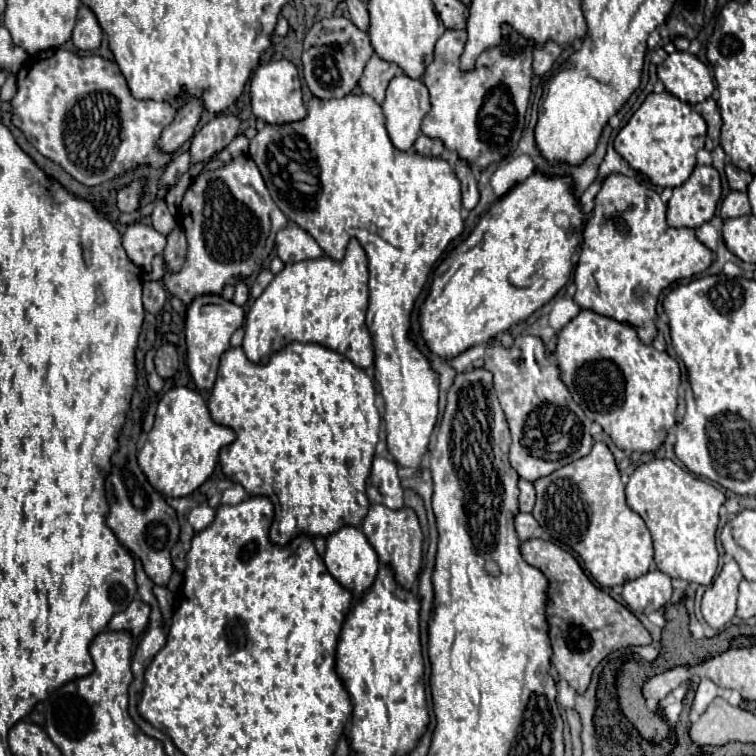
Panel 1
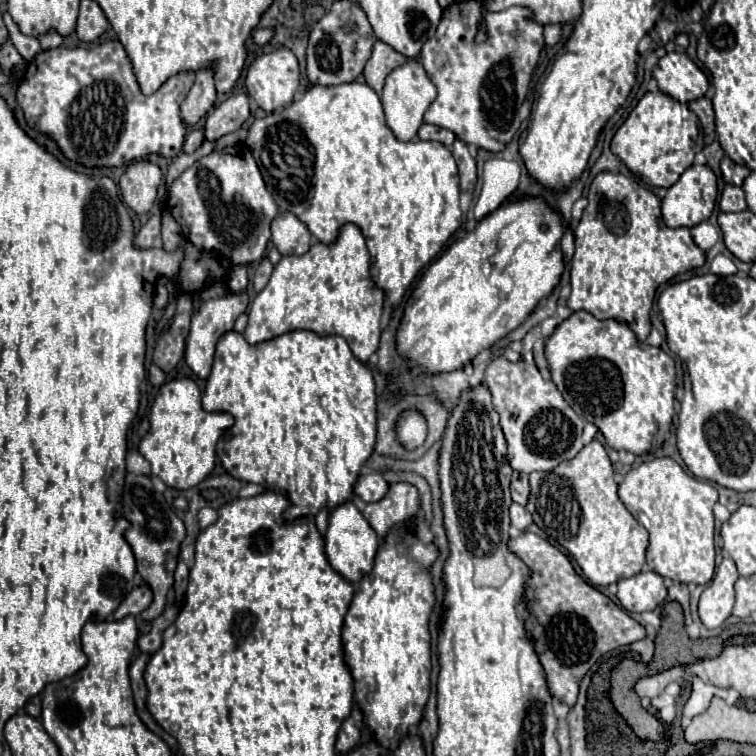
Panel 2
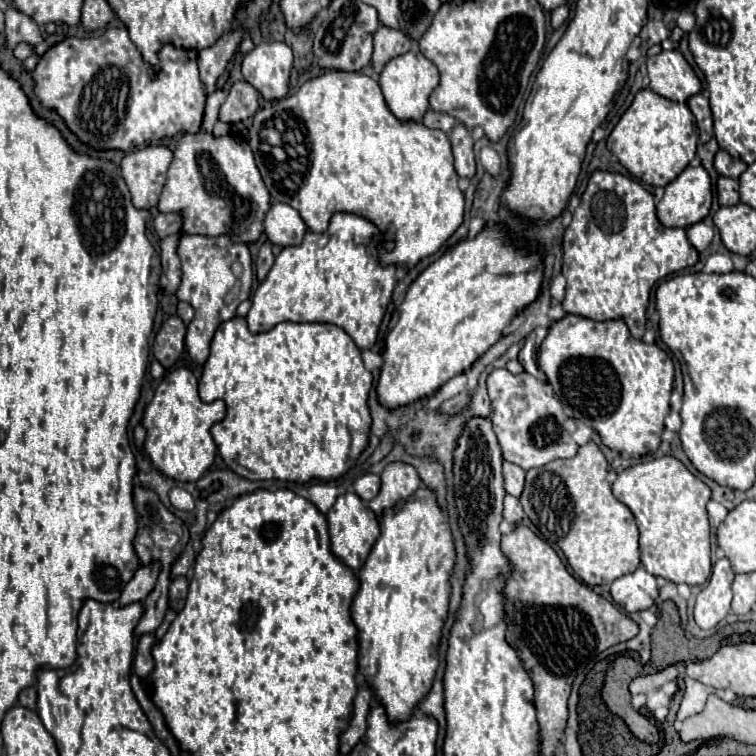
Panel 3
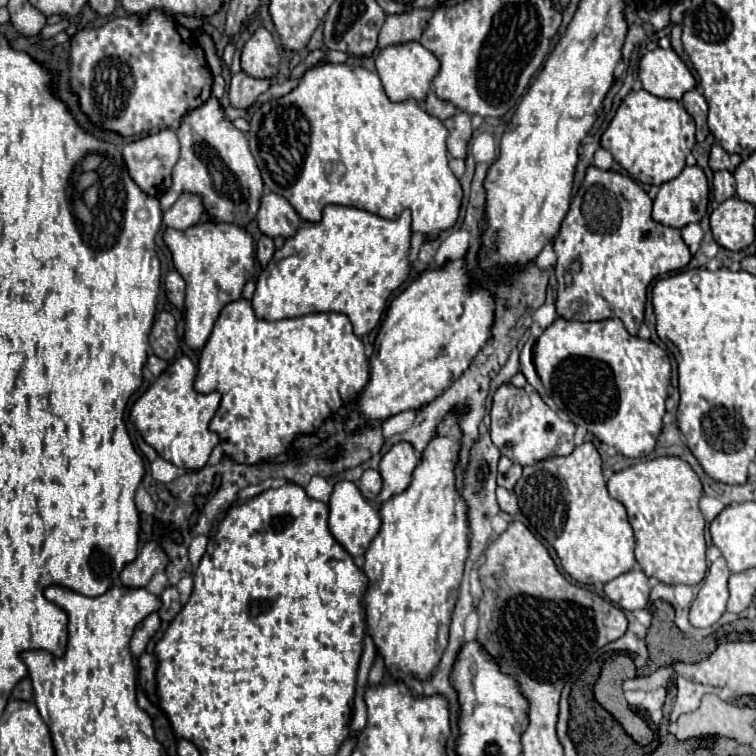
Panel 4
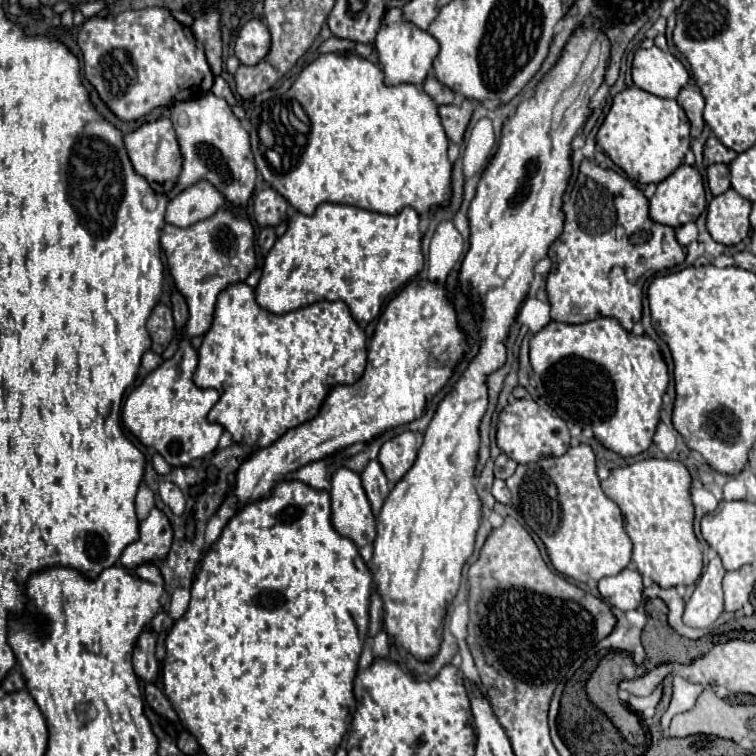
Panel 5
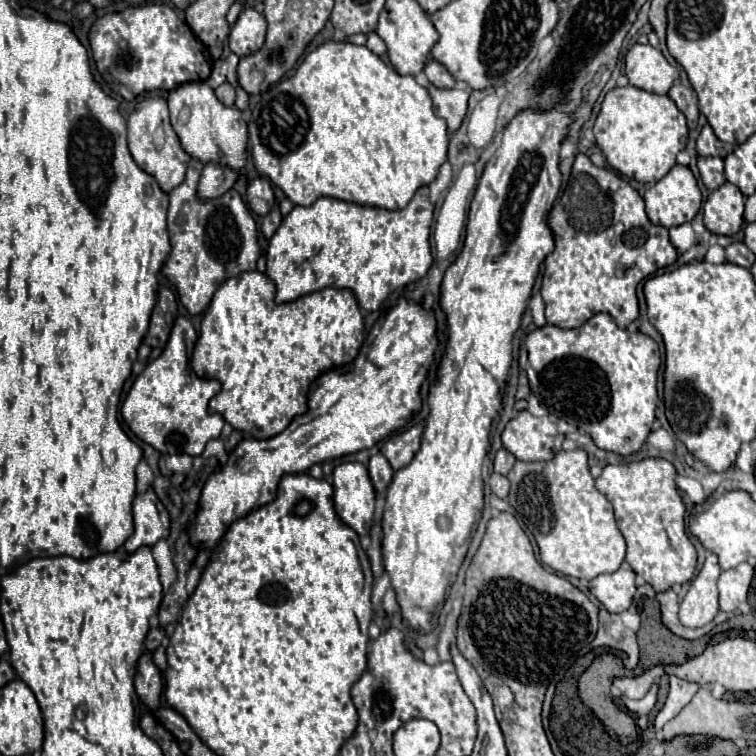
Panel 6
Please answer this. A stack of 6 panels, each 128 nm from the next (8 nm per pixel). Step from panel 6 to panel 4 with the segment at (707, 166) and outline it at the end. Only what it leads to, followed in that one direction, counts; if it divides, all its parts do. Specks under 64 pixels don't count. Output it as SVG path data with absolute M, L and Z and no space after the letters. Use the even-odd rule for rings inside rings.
M722 170L722 172L714 172L714 198L716 202L724 202L728 198L732 198L736 194L736 182L732 172Z

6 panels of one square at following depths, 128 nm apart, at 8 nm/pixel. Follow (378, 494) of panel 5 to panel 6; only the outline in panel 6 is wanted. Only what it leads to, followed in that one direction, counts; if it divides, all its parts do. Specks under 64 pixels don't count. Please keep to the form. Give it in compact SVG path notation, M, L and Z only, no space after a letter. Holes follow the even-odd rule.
M380 452L370 458L370 462L368 462L368 472L370 472L370 480L372 480L372 484L374 484L374 490L376 490L378 494L388 488L388 484L392 482L392 476L394 476L394 472L392 472L388 460L386 460Z

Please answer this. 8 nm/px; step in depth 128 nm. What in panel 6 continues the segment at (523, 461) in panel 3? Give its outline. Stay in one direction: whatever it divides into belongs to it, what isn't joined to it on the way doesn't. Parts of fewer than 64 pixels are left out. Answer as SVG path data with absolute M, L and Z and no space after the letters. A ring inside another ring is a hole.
M520 410L516 414L516 418L512 418L506 424L506 428L502 432L504 448L510 454L514 454L518 460L524 460L524 462L552 460L552 456L556 456L556 452L562 450L562 442L564 442L564 434L558 432L556 424L548 416L534 416L528 410Z

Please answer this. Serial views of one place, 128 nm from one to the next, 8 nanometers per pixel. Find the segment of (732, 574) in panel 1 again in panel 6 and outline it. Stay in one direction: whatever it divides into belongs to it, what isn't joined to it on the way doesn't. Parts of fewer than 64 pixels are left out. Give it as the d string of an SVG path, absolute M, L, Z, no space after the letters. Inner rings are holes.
M708 552L706 562L694 578L688 594L680 602L680 622L688 628L702 628L718 614L718 576L722 568L718 556Z

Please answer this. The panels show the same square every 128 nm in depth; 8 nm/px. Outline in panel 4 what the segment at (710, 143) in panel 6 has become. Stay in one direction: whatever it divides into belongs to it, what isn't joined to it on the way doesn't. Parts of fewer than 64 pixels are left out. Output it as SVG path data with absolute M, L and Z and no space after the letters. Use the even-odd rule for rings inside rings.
M720 144L712 146L712 152L710 152L710 168L712 170L730 170L730 172L734 172L738 164L740 164L740 156L728 154Z

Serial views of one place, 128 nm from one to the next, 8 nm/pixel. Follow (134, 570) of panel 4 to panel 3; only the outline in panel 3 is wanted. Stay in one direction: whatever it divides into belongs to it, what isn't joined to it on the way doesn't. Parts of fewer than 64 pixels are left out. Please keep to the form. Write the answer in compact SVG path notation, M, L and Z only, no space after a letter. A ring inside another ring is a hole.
M150 564L150 566L144 566L140 568L134 578L126 584L122 596L120 596L120 606L128 606L128 604L134 604L134 602L144 602L146 596L152 592L152 588L156 586L156 578L158 578L158 572L160 572L160 564Z

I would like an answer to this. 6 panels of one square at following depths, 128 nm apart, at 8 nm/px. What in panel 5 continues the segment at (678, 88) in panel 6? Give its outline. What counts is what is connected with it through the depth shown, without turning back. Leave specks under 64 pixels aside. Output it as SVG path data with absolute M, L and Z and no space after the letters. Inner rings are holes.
M684 86L676 98L676 102L684 108L690 126L692 126L692 138L698 138L702 134L704 128L704 120L702 120L702 112L704 112L704 98L700 94L700 90L696 90L694 86Z

